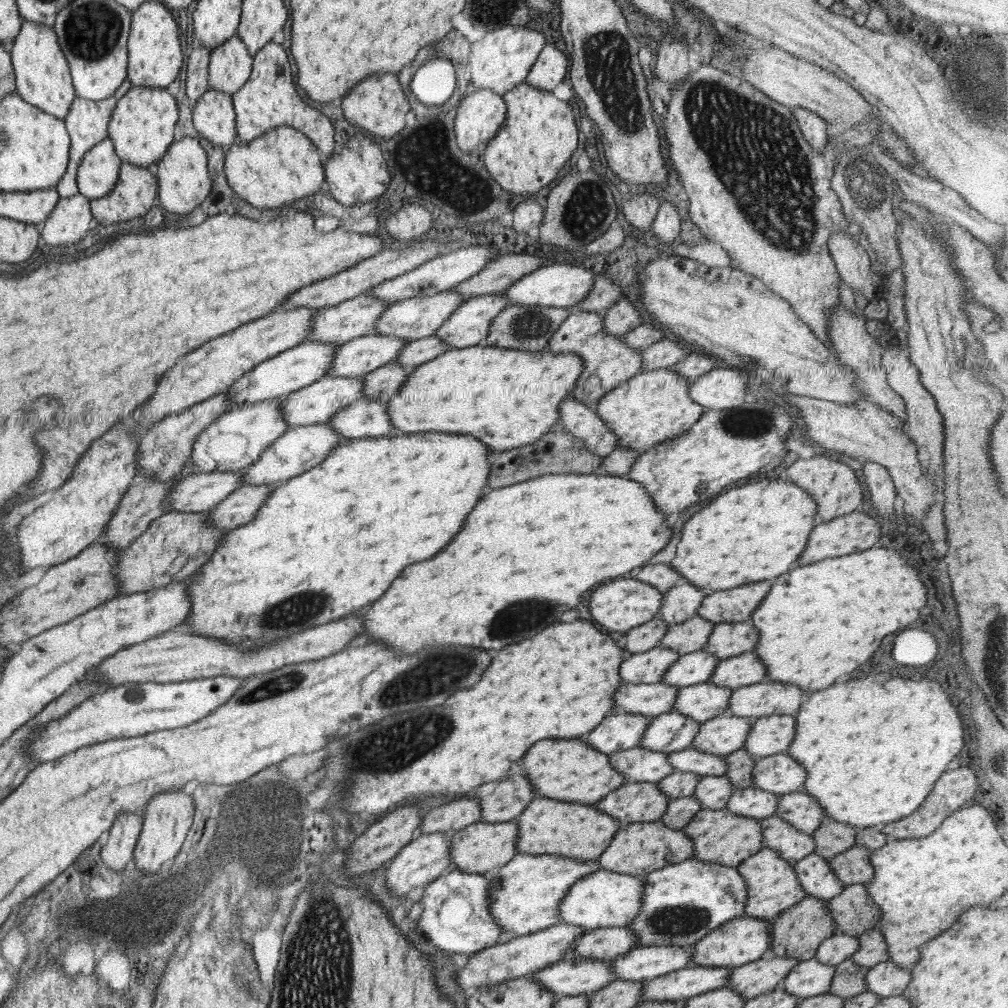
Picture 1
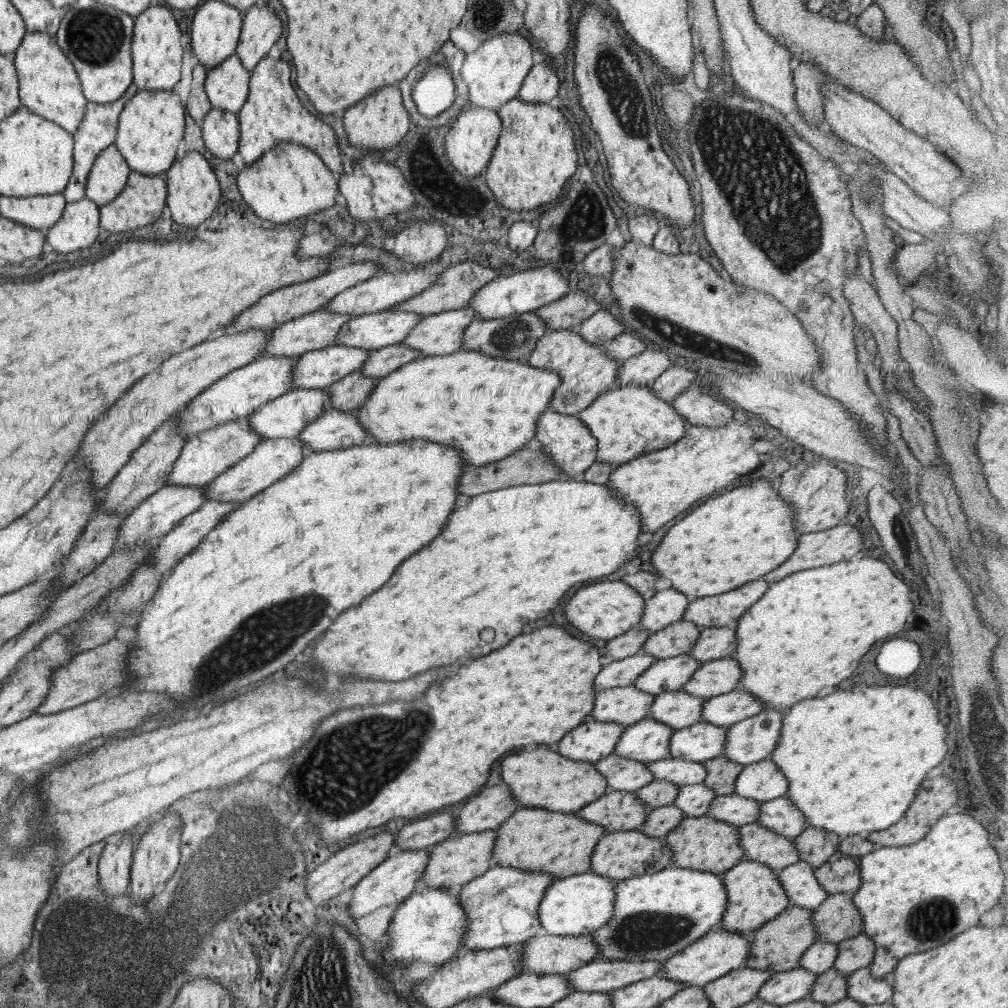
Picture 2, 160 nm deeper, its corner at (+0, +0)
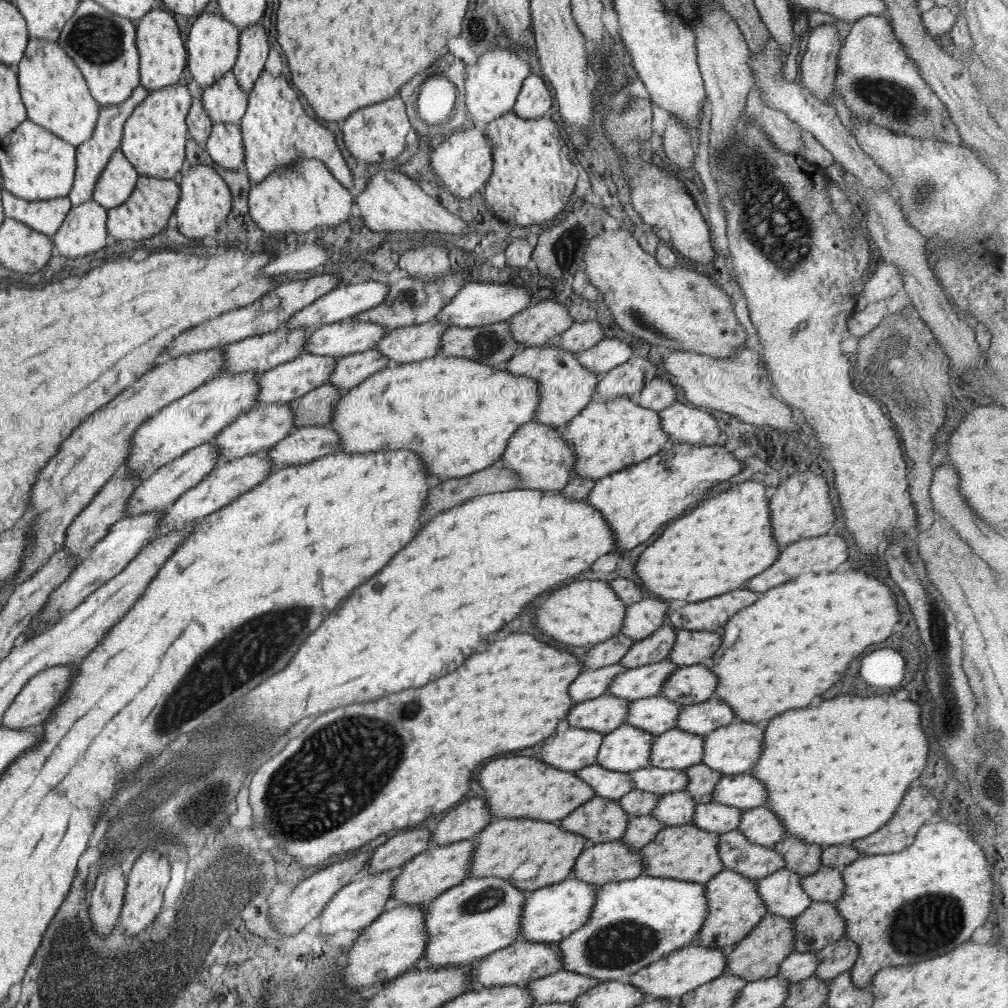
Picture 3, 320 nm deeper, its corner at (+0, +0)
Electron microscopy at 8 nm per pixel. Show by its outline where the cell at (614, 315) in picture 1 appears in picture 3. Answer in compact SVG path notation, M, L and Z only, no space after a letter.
M596 321L573 322L549 343L555 348L578 353L603 339L603 331Z

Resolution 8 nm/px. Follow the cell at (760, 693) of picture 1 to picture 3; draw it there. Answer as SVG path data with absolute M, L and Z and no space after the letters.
M713 697L693 705L682 705L676 718L676 728L704 736L716 728L727 726L735 719L731 707Z

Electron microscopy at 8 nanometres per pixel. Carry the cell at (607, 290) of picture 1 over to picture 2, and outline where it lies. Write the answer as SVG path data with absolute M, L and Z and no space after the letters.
M569 292L565 298L559 297L557 300L544 304L534 310L534 313L544 320L547 331L565 330L576 327L582 320L589 318L591 314L599 311L599 303L591 299L587 294Z

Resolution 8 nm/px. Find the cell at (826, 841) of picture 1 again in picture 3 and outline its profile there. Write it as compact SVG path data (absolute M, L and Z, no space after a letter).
M786 835L774 845L774 851L784 860L784 868L797 872L801 877L813 874L820 866L819 853L823 847L803 842L794 836Z

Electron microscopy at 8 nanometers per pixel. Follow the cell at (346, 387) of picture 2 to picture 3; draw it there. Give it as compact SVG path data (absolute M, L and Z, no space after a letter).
M332 384L319 385L317 388L290 400L293 428L302 426L328 425L334 404L342 397L343 391Z

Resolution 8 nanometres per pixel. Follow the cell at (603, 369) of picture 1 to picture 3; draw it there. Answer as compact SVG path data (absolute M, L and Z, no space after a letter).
M550 343L529 346L507 360L504 370L517 376L526 376L538 382L539 402L533 420L545 426L560 428L568 423L585 405L595 398L594 390L600 376L589 372L578 363L575 353L555 348Z

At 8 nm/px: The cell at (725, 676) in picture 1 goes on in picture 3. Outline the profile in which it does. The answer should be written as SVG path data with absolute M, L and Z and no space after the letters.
M708 663L693 664L677 667L671 672L663 681L659 695L677 704L693 705L713 697L717 685L718 677L710 671Z

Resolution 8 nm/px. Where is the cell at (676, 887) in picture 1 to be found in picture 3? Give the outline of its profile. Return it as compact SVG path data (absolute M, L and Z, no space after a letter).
M640 874L633 879L596 885L590 914L587 924L583 924L583 927L577 928L557 943L559 957L563 961L562 968L567 972L590 976L602 982L623 980L636 970L694 942L707 916L704 884Z

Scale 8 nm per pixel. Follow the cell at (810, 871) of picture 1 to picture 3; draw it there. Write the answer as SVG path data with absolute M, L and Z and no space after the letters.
M785 868L758 879L754 885L766 906L766 914L793 920L812 902L800 887L801 876Z

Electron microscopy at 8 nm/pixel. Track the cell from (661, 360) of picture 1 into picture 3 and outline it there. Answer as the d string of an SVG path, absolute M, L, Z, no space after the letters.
M636 355L629 357L623 364L602 374L595 385L594 396L598 402L627 396L632 398L646 382L653 379L657 366L647 358Z

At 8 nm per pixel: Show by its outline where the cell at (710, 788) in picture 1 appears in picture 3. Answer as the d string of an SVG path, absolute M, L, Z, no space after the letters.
M683 789L661 795L650 815L665 827L681 826L690 822L694 806L691 797Z

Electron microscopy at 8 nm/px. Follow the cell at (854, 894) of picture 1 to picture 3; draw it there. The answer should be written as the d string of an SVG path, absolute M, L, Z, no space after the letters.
M812 901L793 919L793 952L802 949L815 953L826 944L843 938L845 922L834 909L833 902Z

